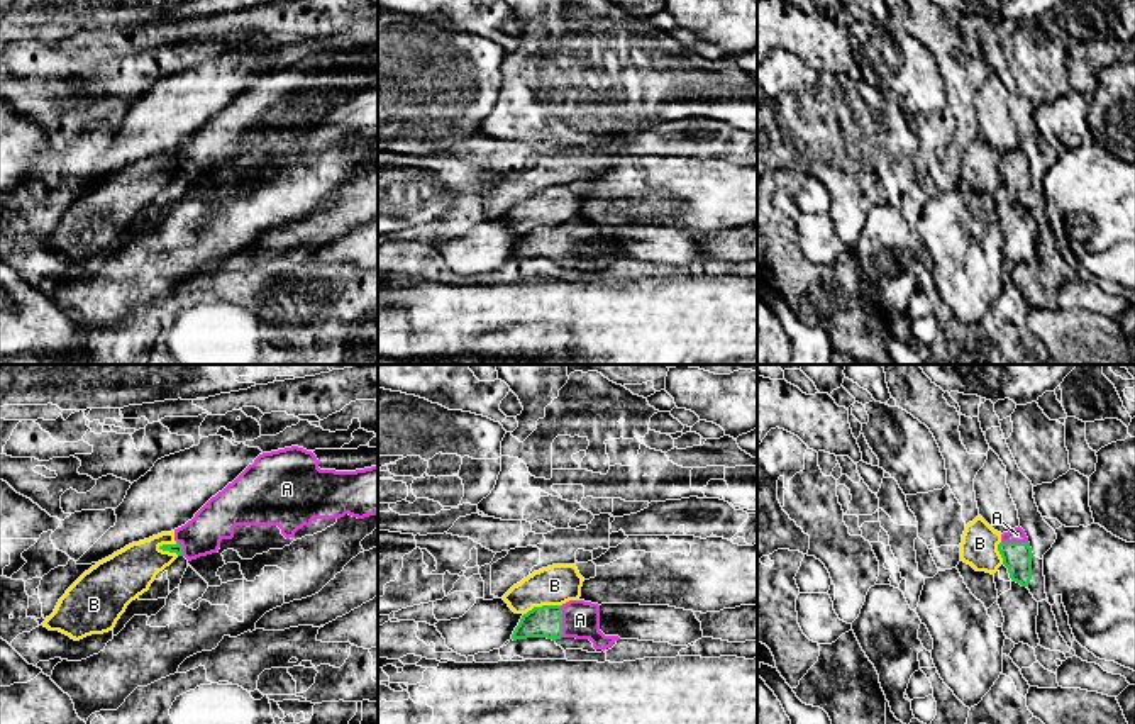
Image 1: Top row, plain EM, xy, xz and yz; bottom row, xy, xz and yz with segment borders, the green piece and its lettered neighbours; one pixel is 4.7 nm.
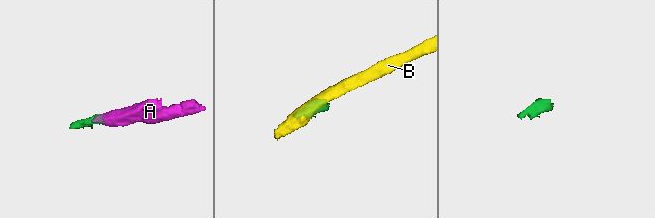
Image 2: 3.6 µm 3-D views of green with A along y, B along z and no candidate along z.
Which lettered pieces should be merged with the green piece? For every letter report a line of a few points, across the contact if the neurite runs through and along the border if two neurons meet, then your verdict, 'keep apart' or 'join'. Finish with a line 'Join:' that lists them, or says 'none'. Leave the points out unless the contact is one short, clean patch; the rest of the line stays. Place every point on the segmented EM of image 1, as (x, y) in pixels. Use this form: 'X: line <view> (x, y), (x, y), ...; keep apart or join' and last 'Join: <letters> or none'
A: line xz (546, 621), (561, 621), (580, 619); join
B: keep apart
Join: A

